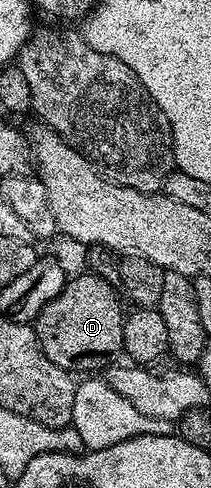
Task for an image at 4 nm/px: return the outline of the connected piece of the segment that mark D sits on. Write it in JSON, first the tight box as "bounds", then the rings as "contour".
{"bounds":[34,273,126,373],"contour":[[[83,273],[76,278],[69,278],[67,282],[65,282],[64,288],[58,293],[58,297],[54,297],[50,300],[47,305],[40,310],[40,314],[37,315],[34,320],[34,330],[38,337],[38,341],[40,342],[42,353],[46,353],[46,357],[50,357],[50,361],[54,361],[54,365],[58,365],[63,371],[69,373],[77,373],[76,371],[90,371],[86,373],[96,373],[98,372],[96,370],[98,370],[99,367],[101,367],[101,369],[107,368],[109,364],[115,360],[112,358],[114,358],[116,354],[119,356],[124,349],[124,320],[126,318],[126,311],[123,311],[123,309],[120,308],[119,298],[121,299],[121,296],[118,294],[117,288],[111,287],[109,283],[102,281],[97,275]]]}

